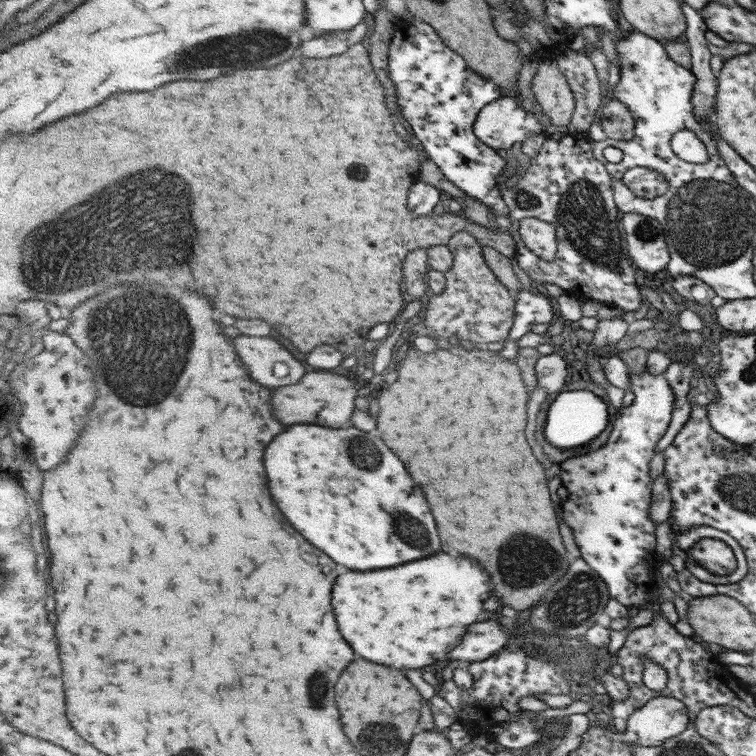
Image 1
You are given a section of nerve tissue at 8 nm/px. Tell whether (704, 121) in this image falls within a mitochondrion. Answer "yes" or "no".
no

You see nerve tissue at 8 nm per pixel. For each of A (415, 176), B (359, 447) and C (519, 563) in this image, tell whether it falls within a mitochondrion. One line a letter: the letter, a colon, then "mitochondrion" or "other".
A: other
B: mitochondrion
C: mitochondrion

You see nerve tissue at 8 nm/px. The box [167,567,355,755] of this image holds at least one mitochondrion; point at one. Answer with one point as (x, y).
(318, 686)

